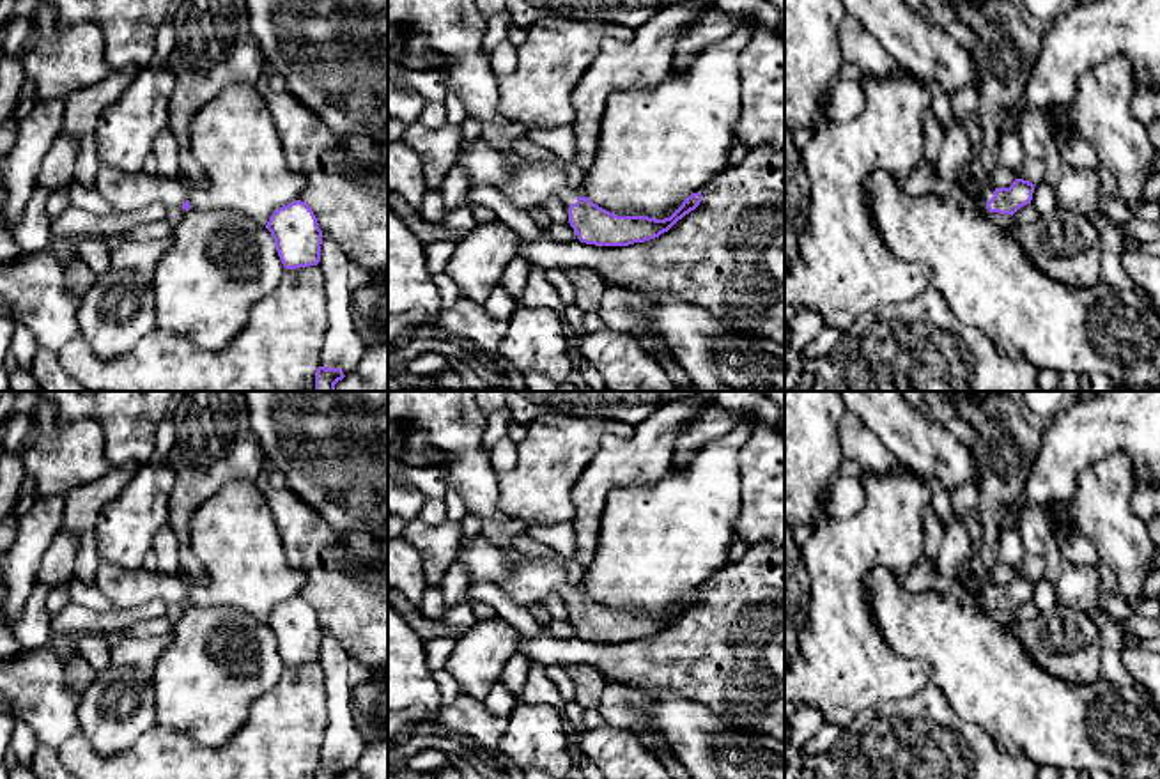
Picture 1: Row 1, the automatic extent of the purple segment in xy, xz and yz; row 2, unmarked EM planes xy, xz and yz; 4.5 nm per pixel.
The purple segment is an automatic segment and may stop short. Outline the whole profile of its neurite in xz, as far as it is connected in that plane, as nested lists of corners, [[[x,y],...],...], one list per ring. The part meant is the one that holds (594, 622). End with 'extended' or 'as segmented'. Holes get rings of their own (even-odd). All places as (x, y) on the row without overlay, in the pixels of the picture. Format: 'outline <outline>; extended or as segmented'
outline [[[388,391],[388,420],[406,430],[421,428],[427,441],[446,455],[468,513],[482,521],[480,535],[510,563],[510,574],[498,586],[517,605],[531,609],[558,593],[581,639],[629,643],[659,634],[700,602],[701,588],[687,593],[664,616],[618,613],[574,584],[561,561],[524,556],[514,542],[526,535],[528,526],[498,508],[498,473],[483,450],[487,420],[476,405],[475,391]]]; extended

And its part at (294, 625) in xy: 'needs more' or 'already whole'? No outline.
already whole

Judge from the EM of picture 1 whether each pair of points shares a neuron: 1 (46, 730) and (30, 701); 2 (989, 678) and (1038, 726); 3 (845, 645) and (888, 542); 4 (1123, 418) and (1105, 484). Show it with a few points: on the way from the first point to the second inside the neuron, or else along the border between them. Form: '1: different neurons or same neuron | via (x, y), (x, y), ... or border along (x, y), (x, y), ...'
1: same neuron | via (46, 723), (46, 717), (38, 709)
2: same neuron | via (1001, 689), (1026, 714)
3: same neuron | via (845, 617), (845, 576), (859, 562)
4: different neurons | border along (1134, 473), (1129, 459), (1113, 452), (1079, 477)

